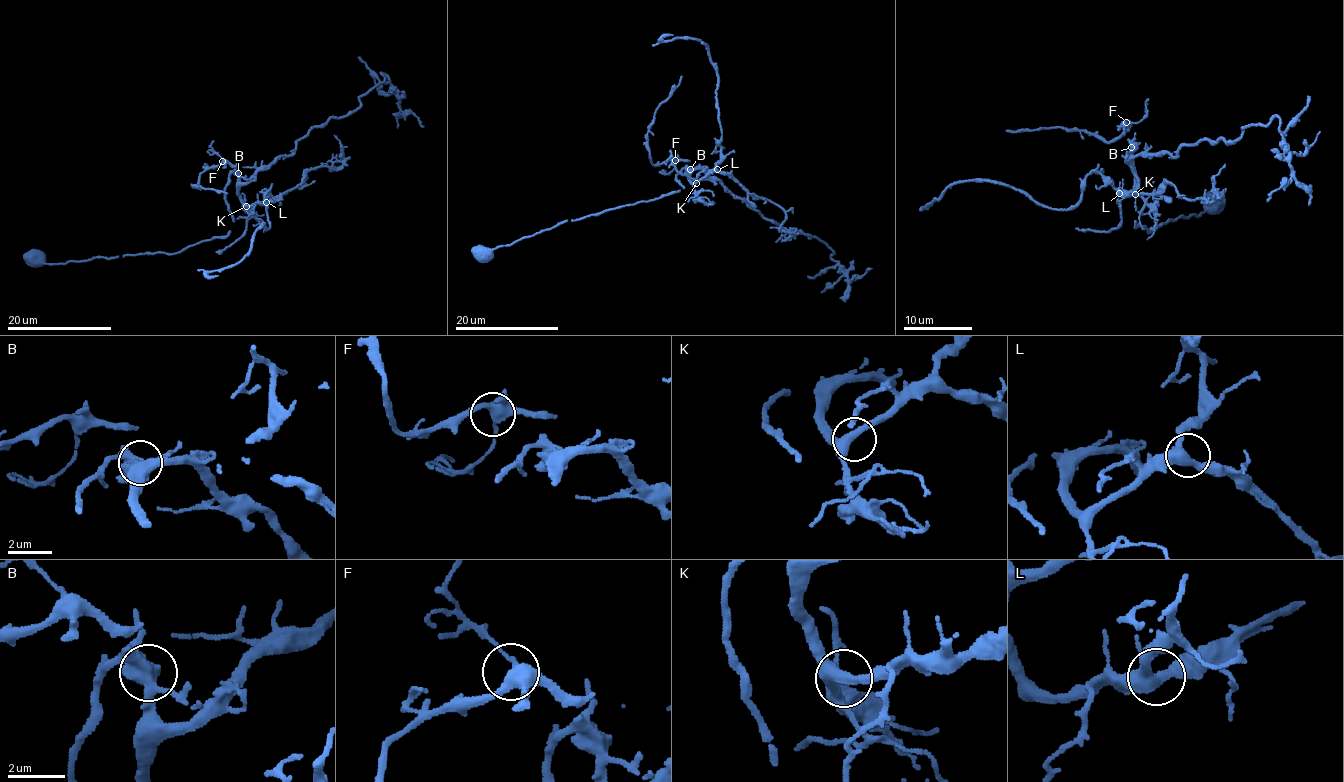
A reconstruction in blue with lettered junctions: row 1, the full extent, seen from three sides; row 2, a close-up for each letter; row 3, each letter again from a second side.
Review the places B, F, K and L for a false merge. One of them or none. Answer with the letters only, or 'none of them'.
none of them

